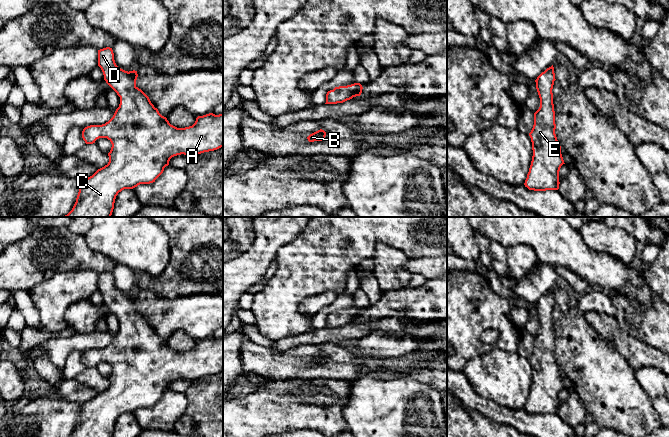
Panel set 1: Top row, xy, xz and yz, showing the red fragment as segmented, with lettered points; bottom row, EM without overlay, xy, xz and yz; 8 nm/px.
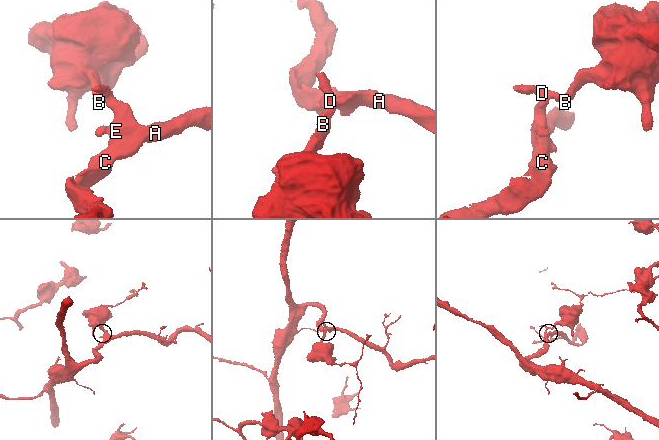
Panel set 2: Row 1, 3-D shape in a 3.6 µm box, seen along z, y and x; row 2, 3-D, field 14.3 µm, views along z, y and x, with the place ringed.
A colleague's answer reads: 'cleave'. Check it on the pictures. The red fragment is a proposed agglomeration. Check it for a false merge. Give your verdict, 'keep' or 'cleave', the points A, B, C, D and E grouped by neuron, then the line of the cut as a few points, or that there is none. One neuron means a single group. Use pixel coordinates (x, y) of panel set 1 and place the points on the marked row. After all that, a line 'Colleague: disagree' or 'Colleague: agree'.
keep | A B C D E | no cut
Colleague: disagree

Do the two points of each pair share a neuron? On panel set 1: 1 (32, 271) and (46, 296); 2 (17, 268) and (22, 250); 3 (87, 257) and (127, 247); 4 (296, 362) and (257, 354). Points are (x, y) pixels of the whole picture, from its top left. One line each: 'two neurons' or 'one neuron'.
1: two neurons
2: one neuron
3: two neurons
4: one neuron

